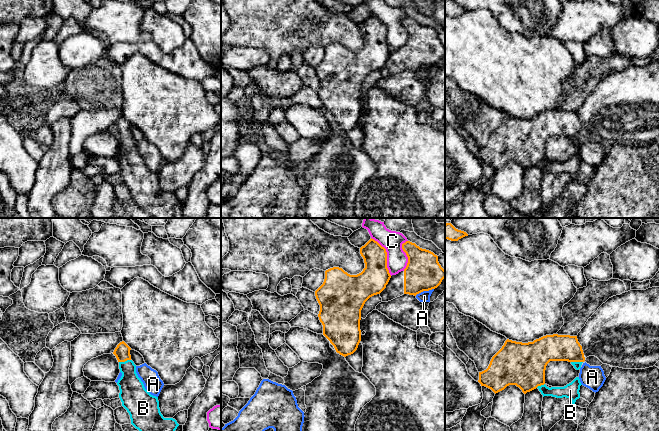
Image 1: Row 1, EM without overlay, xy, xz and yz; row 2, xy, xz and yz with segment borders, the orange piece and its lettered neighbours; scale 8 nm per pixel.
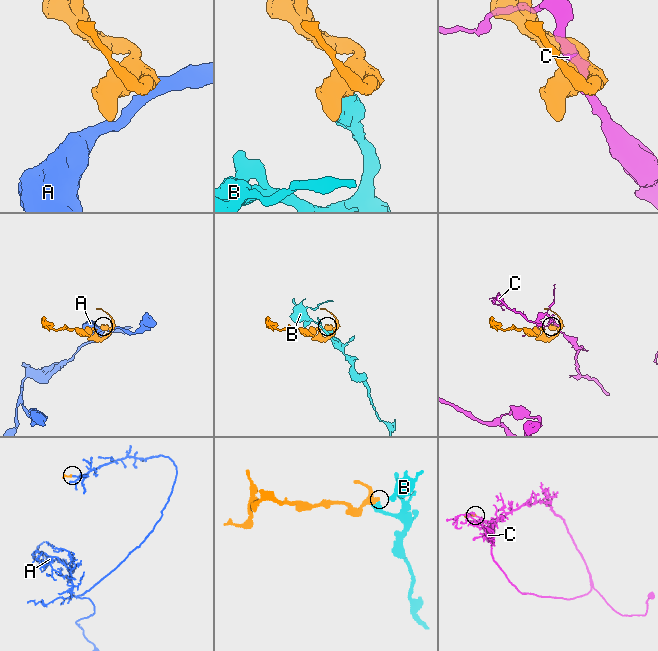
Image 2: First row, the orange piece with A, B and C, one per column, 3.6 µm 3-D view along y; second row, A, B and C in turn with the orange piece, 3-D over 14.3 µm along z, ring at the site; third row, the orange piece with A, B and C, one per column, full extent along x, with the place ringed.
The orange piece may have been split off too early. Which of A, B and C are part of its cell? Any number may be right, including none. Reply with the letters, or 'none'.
B

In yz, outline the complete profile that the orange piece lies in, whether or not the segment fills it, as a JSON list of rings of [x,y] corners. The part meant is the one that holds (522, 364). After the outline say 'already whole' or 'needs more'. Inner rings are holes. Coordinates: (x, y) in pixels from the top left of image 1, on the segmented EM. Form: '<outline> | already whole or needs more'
[[[546,335],[528,343],[507,339],[488,368],[479,372],[478,382],[495,394],[509,385],[516,385],[524,394],[538,388],[543,397],[570,398],[574,406],[580,398],[579,377],[564,387],[547,387],[545,370],[550,361],[568,361],[579,370],[585,357],[577,336]]] | needs more

